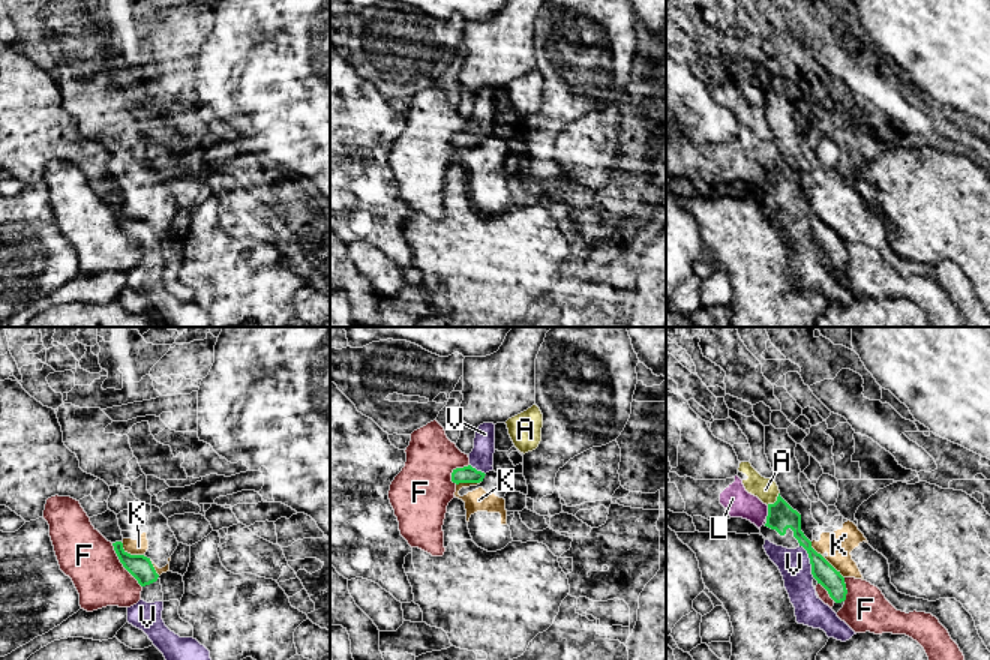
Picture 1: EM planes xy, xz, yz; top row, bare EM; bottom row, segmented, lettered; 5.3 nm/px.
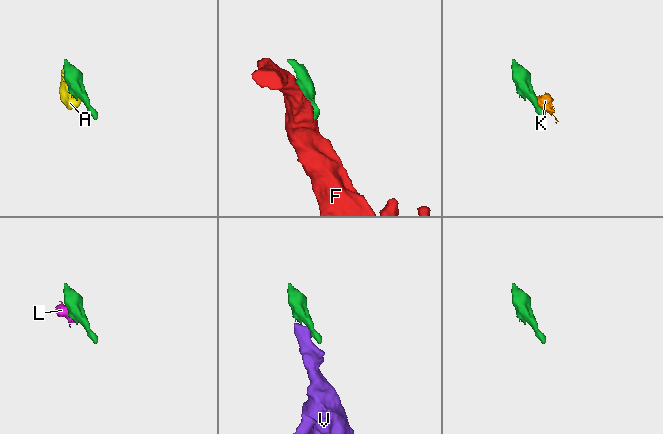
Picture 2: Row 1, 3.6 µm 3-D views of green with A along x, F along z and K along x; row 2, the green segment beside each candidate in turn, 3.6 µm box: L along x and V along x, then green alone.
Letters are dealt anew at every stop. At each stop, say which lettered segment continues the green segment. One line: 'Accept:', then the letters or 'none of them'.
Accept: V

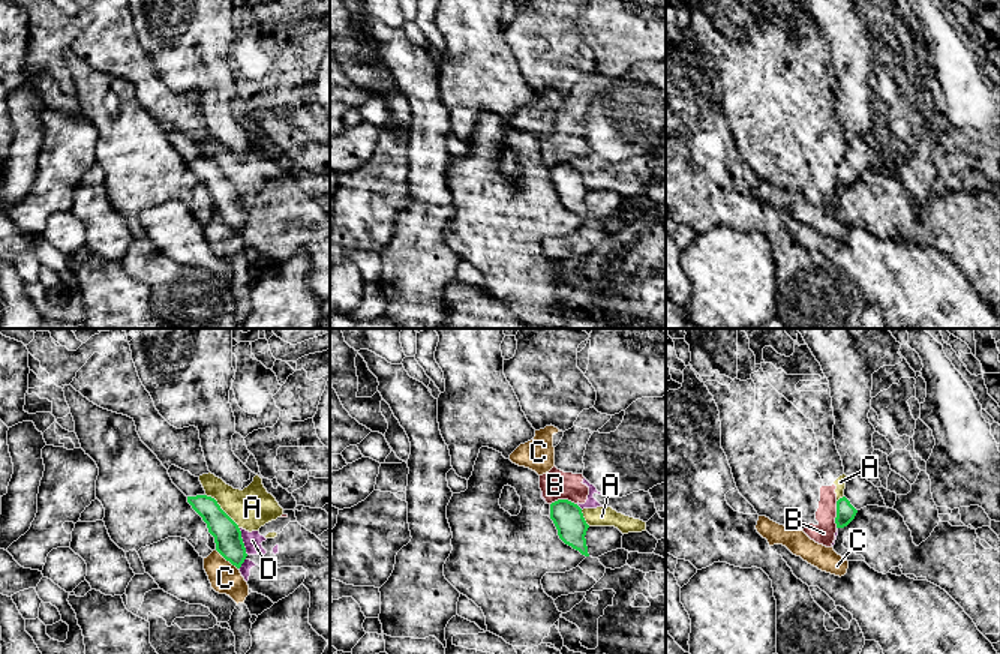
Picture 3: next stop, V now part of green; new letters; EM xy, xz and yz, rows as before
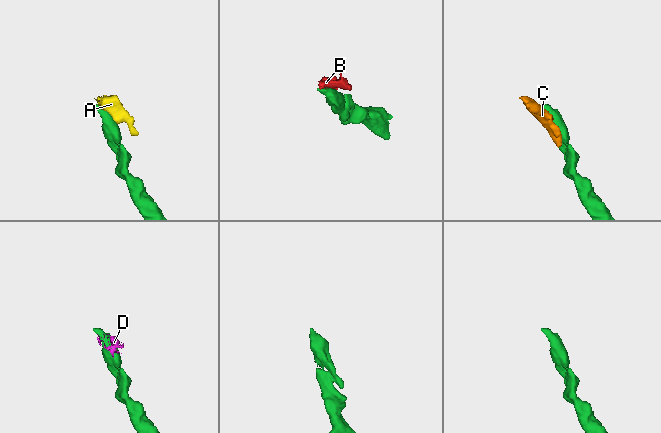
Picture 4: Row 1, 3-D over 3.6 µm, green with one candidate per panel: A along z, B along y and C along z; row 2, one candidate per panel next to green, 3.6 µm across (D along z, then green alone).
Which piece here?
Accept: none of them

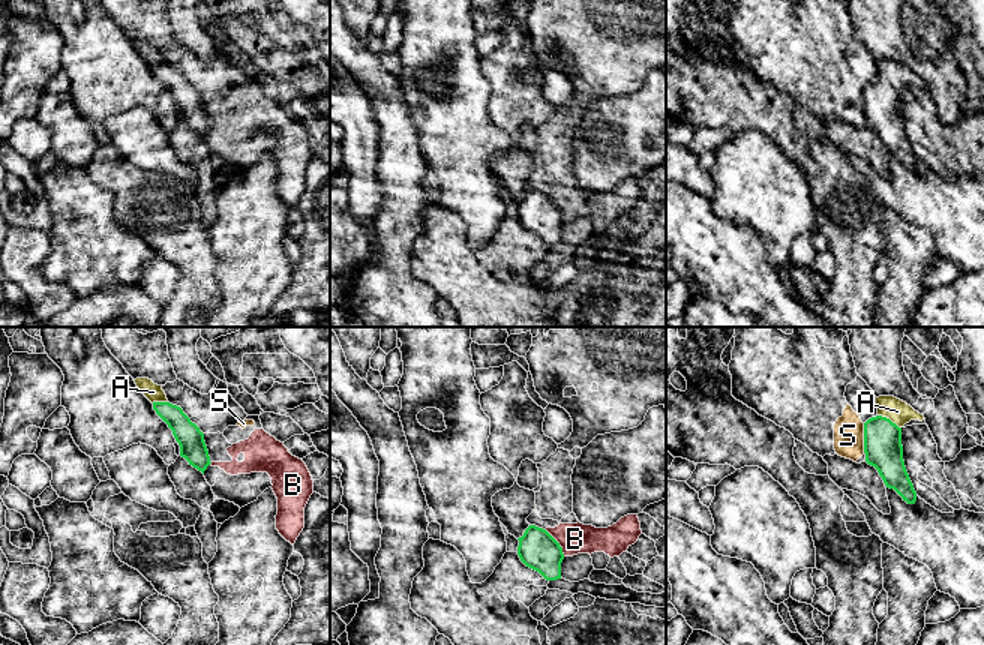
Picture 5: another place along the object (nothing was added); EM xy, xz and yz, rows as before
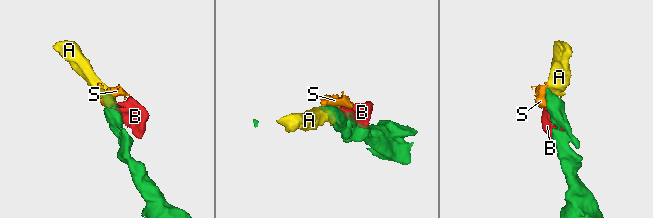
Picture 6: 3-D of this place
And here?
Accept: A

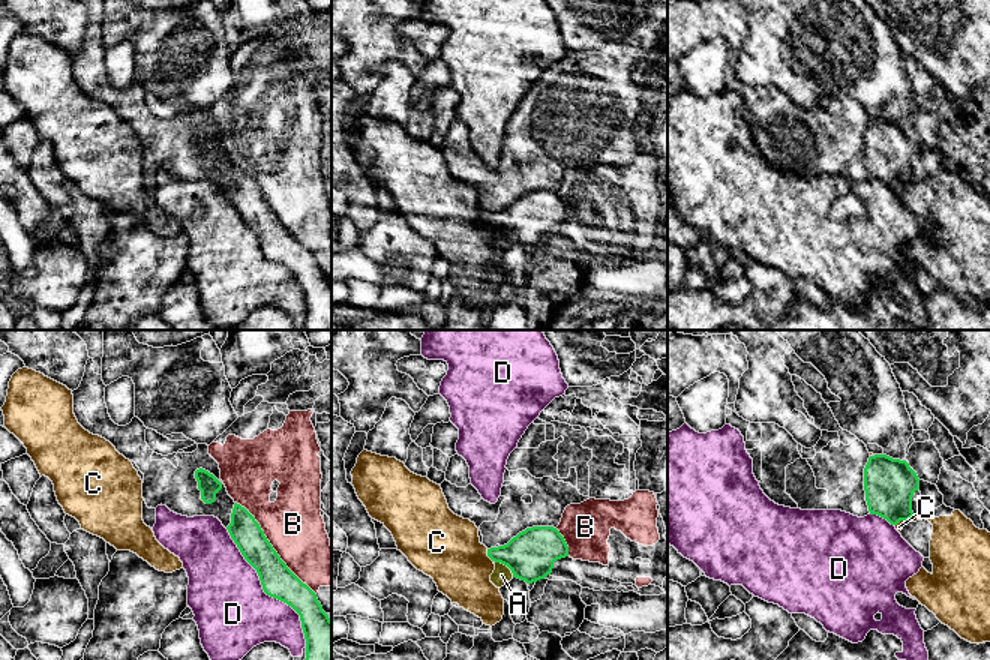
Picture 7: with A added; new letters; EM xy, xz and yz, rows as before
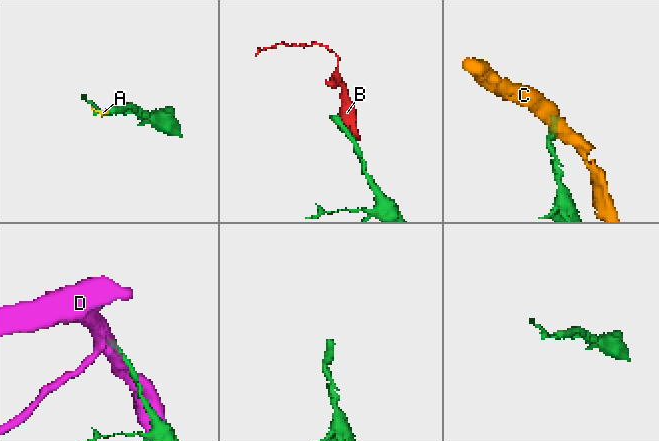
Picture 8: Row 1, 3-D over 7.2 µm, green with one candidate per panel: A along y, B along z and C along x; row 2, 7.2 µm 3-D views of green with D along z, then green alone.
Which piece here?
Accept: A

